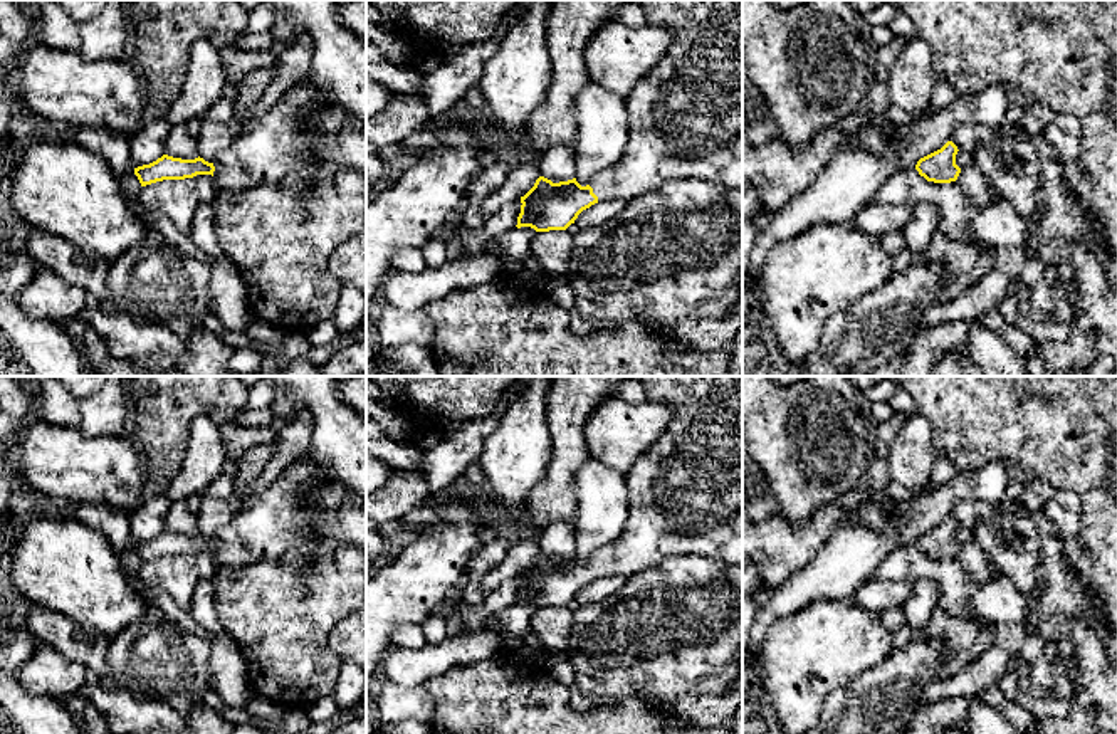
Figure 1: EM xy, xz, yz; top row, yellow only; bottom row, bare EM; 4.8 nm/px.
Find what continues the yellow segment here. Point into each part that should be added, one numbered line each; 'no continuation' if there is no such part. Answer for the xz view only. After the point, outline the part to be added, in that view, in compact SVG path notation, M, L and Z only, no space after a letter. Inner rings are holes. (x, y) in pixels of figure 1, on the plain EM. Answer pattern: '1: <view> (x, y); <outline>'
1: xz (686, 492); M643 376L648 400L672 408L662 437L625 474L628 519L621 534L598 549L590 563L598 578L632 576L669 556L699 554L742 564L742 376Z

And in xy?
1: xy (306, 506); M299 459L260 494L244 499L242 511L213 537L220 566L277 561L289 553L314 554L329 541L366 551L366 502L363 497L309 459Z

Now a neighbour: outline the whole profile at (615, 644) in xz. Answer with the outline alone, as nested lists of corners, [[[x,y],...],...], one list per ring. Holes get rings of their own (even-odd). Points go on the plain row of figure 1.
[[[699,554],[669,556],[657,566],[628,576],[625,586],[616,595],[578,608],[573,615],[573,627],[566,650],[576,672],[573,685],[583,695],[593,697],[596,700],[596,707],[616,705],[621,700],[633,697],[660,716],[677,717],[672,710],[672,704],[684,695],[726,695],[729,687],[742,675],[742,668],[739,667],[739,657],[742,653],[742,564]]]

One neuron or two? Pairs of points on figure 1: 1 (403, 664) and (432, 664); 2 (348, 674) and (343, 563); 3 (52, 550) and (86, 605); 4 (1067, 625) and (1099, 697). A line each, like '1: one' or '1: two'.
1: one
2: two
3: one
4: one

